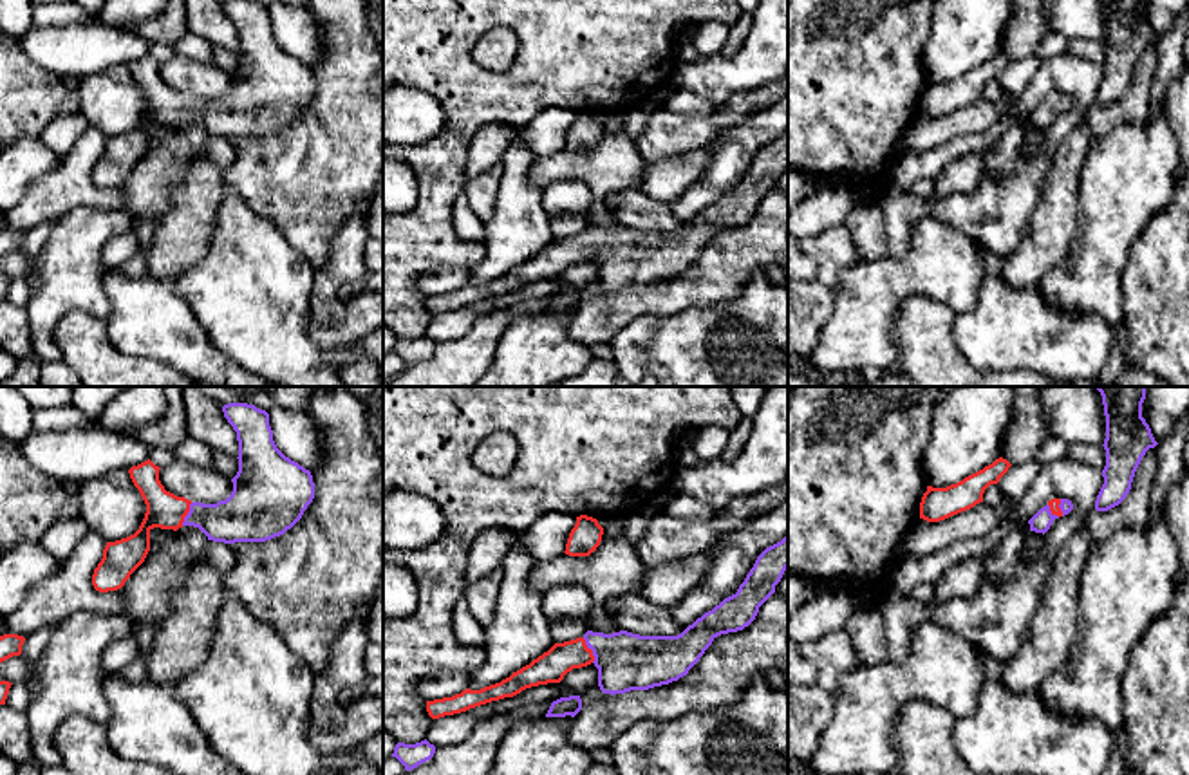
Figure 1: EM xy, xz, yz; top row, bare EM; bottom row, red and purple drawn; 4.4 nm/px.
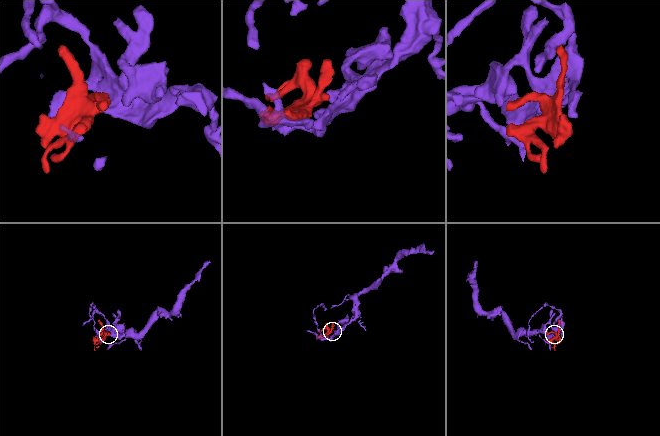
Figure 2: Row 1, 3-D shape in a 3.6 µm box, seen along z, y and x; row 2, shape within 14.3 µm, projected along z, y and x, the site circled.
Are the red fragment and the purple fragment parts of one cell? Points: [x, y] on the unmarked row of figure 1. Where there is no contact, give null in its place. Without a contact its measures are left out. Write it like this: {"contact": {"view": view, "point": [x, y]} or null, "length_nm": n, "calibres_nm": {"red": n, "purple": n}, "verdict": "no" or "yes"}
{"contact": {"view": "xz", "point": [591, 246]}, "length_nm": 120, "calibres_nm": {"red": 140, "purple": 260}, "verdict": "yes"}

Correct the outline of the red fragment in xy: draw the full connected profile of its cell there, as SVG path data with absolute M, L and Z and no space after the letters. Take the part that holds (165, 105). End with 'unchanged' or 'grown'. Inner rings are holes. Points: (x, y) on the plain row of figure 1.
M224 0L222 7L239 36L239 67L231 74L231 90L217 99L192 98L164 85L161 63L150 54L132 61L128 69L146 108L134 130L107 137L92 170L96 186L108 188L125 181L145 157L154 123L177 126L193 121L208 135L224 139L266 137L302 114L314 94L313 70L276 43L269 9L255 0Z; grown

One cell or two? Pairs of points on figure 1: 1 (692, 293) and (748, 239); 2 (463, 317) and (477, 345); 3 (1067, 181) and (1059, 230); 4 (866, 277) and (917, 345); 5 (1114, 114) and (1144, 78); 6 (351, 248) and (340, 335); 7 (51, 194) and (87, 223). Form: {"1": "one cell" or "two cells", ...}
{"1": "one cell", "2": "two cells", "3": "one cell", "4": "two cells", "5": "one cell", "6": "one cell", "7": "two cells"}

